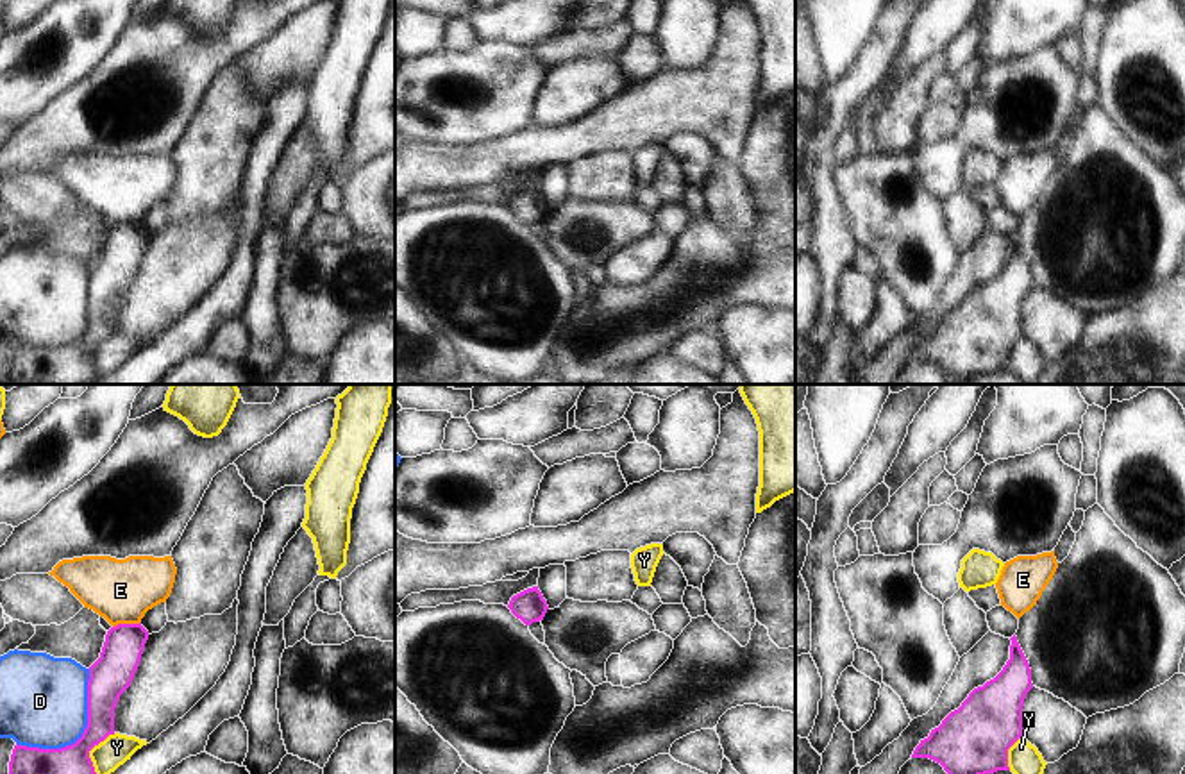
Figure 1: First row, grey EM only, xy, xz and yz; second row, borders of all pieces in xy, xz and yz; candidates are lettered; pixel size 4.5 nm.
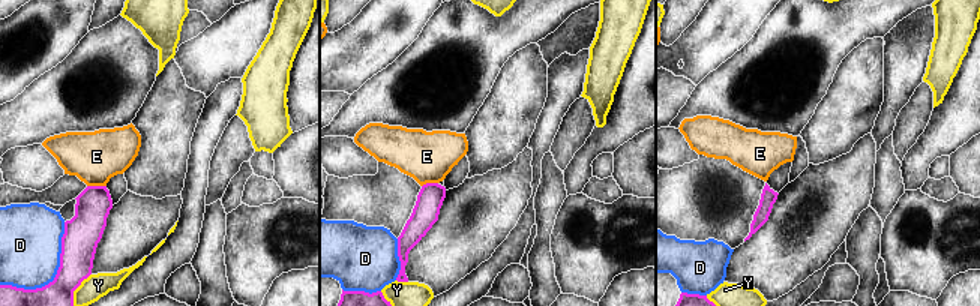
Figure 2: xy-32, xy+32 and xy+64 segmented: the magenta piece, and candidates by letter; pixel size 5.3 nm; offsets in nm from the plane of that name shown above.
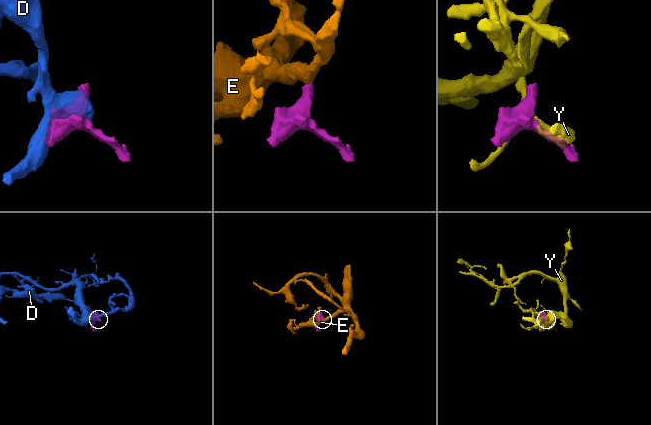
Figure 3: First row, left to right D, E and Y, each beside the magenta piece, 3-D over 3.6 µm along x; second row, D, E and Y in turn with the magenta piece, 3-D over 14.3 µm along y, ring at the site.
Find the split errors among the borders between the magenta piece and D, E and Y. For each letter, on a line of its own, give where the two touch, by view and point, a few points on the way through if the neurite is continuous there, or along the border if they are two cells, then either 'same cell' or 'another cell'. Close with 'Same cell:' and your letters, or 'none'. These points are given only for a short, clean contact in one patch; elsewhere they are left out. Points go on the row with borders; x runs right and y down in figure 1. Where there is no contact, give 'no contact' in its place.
D: meets magenta in xy at (83, 733); another cell
E: meets magenta in xy at (126, 624); border along xy (140, 621), (113, 628); another cell
Y: meets magenta in xy at (92, 748); another cell
Same cell: none

